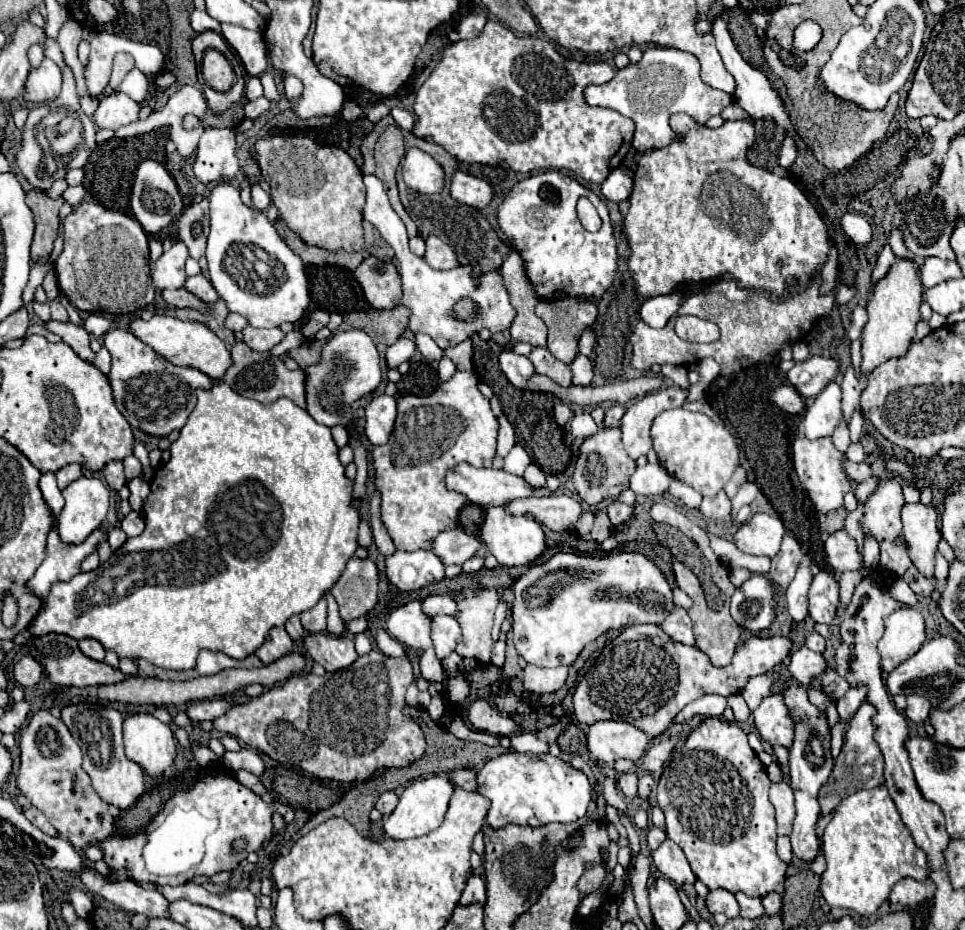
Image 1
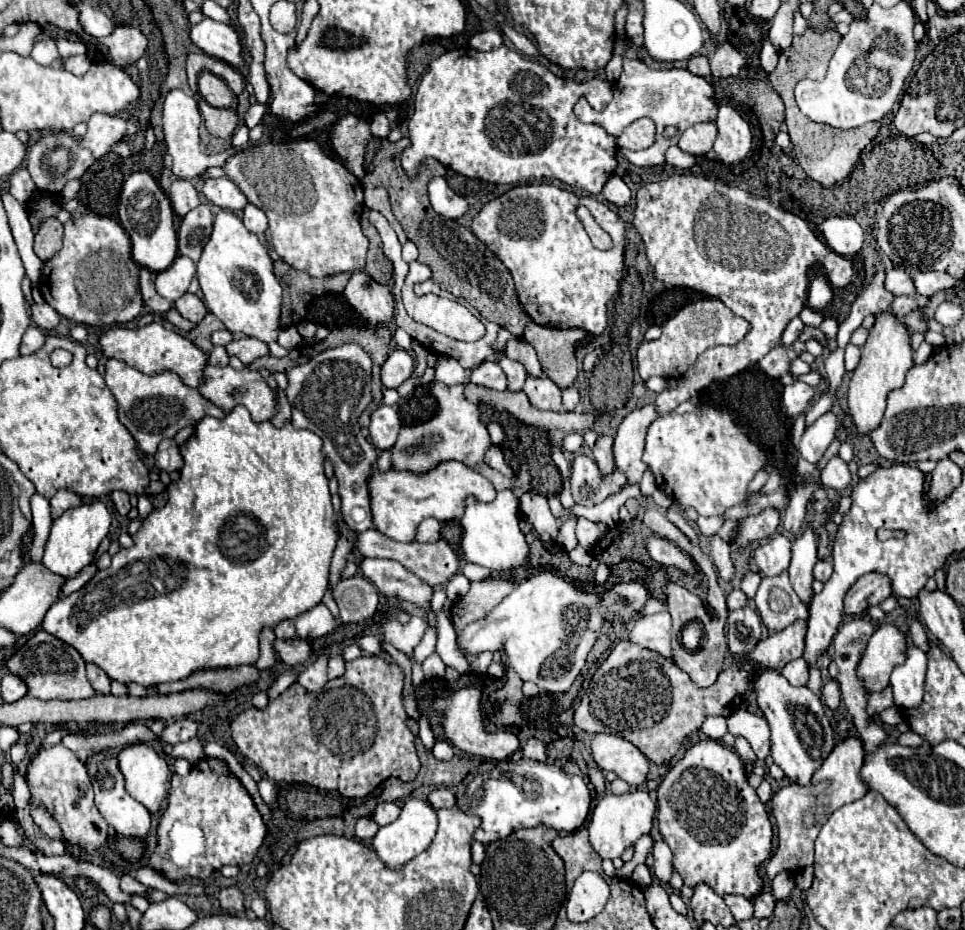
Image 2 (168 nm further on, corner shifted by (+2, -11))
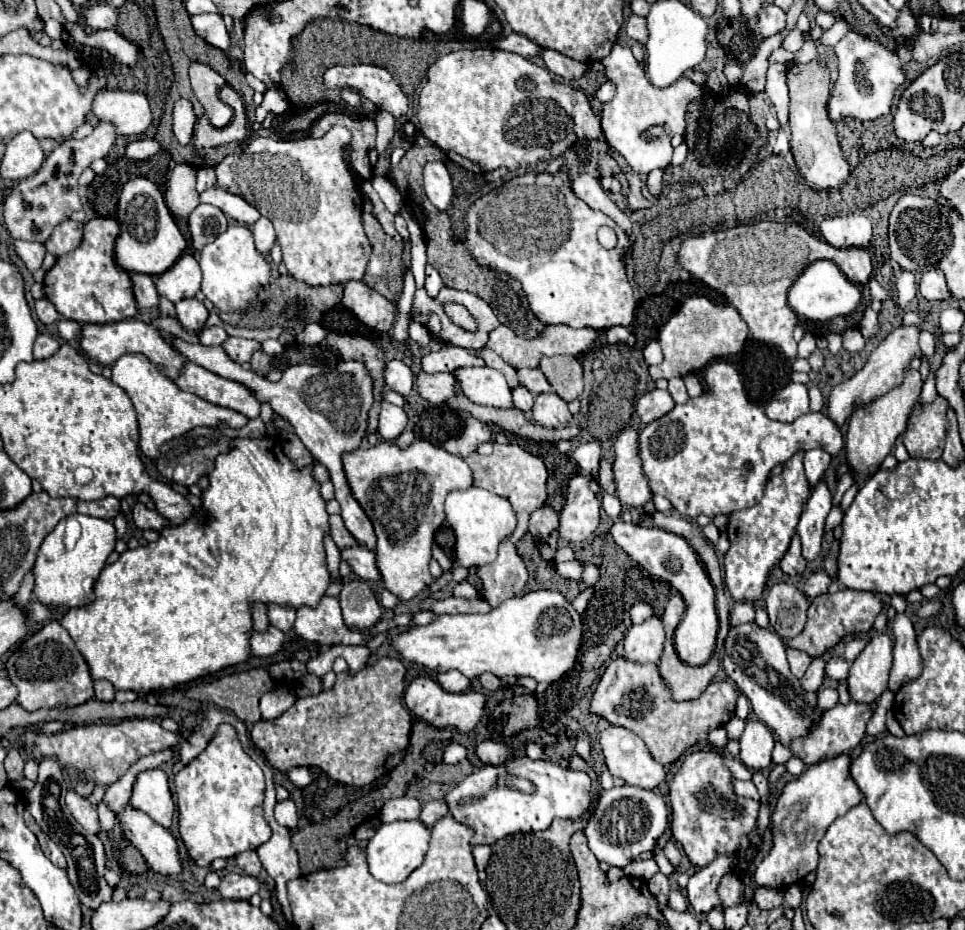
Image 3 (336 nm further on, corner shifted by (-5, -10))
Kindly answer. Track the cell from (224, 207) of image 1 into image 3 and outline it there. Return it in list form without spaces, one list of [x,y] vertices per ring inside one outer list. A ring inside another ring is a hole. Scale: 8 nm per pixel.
[[[233,224],[213,244],[203,246],[199,252],[199,266],[203,272],[201,292],[221,312],[247,310],[255,304],[261,288],[269,282],[269,262],[261,256],[253,244],[253,234],[247,226]]]

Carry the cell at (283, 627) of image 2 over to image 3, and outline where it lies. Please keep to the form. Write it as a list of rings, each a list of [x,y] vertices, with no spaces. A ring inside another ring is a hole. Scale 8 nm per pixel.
[[[267,604],[267,614],[269,614],[269,624],[287,632],[295,624],[295,608],[291,606],[279,606],[279,604]]]

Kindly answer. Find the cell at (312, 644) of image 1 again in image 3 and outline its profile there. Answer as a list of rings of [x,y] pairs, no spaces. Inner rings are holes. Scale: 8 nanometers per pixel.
[[[269,626],[269,630],[265,632],[251,630],[249,646],[253,656],[273,656],[277,650],[283,648],[283,644],[285,644],[285,634],[273,626]]]

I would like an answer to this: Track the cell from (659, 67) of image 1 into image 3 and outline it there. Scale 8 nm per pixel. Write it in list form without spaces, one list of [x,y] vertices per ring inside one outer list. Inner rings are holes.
[[[615,44],[613,50],[601,60],[601,64],[605,66],[607,80],[615,84],[615,96],[601,106],[601,128],[607,144],[613,150],[617,150],[627,160],[627,164],[639,174],[649,174],[657,168],[667,168],[673,154],[671,134],[685,134],[685,110],[691,100],[701,96],[701,86],[693,84],[689,78],[679,78],[667,88],[653,86],[645,70],[633,58],[631,48],[621,44]],[[637,116],[641,116],[639,122]],[[657,124],[663,124],[667,128],[665,136],[645,140],[643,134]]]

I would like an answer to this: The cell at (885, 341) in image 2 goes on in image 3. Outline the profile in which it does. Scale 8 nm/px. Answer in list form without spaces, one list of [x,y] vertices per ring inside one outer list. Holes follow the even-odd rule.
[[[907,370],[905,380],[899,388],[893,388],[889,394],[875,398],[867,408],[857,408],[849,418],[849,428],[845,434],[845,456],[849,470],[853,472],[855,484],[859,488],[867,482],[867,478],[871,478],[873,472],[879,470],[885,456],[893,450],[895,440],[905,432],[909,414],[919,400],[921,386],[923,386],[921,374],[917,370]]]

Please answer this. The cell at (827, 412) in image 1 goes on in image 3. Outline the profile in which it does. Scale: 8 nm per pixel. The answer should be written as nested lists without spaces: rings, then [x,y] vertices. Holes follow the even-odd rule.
[[[821,448],[805,452],[803,466],[805,466],[805,476],[807,476],[807,482],[811,488],[815,488],[815,484],[821,480],[821,476],[825,474],[829,464],[831,464],[831,456],[827,452],[823,452]]]

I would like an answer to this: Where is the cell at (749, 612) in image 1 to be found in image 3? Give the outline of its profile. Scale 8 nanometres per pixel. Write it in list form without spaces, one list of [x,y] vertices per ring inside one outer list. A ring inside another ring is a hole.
[[[755,622],[741,624],[731,626],[725,638],[723,652],[723,668],[727,676],[747,696],[755,716],[777,734],[779,742],[789,746],[793,738],[805,736],[809,726],[821,716],[823,710],[817,706],[817,694],[809,692],[805,696],[799,680],[791,674],[785,658],[783,640],[773,630],[763,630]]]

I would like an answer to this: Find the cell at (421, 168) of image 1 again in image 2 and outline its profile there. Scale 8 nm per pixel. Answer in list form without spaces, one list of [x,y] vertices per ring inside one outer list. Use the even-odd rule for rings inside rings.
[[[506,45],[492,51],[474,51],[474,49],[454,49],[446,51],[438,59],[430,63],[428,73],[418,85],[414,97],[414,114],[409,119],[408,137],[412,145],[401,155],[401,165],[407,176],[414,177],[420,169],[420,163],[428,157],[438,159],[444,167],[452,171],[462,171],[466,177],[482,179],[488,183],[504,183],[504,185],[524,185],[534,183],[538,179],[560,179],[574,189],[598,195],[606,181],[612,177],[618,161],[618,149],[642,150],[654,143],[654,123],[650,119],[634,121],[618,137],[610,135],[602,125],[586,125],[580,123],[572,111],[574,103],[586,97],[594,109],[602,109],[612,99],[612,85],[602,79],[590,79],[586,83],[568,83],[566,79],[554,75],[540,61],[526,59],[522,53],[508,49]],[[538,113],[548,117],[548,123],[542,127]],[[522,125],[532,129],[530,141],[526,141],[526,133],[522,133]]]

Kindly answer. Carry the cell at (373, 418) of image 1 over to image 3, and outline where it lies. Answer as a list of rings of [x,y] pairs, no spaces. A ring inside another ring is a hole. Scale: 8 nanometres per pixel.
[[[381,400],[381,414],[379,414],[379,436],[383,440],[395,440],[407,424],[407,414],[403,408],[389,404],[387,400]]]

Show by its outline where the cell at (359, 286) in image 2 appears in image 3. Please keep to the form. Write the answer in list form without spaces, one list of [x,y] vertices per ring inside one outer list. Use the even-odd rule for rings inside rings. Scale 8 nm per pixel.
[[[347,282],[341,304],[377,332],[389,332],[395,322],[393,304],[363,282]]]

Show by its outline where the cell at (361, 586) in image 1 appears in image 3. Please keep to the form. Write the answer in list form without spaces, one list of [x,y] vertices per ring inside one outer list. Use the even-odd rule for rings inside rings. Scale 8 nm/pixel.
[[[351,580],[343,584],[339,594],[343,620],[347,628],[369,630],[381,618],[379,602],[373,590],[363,580]]]

